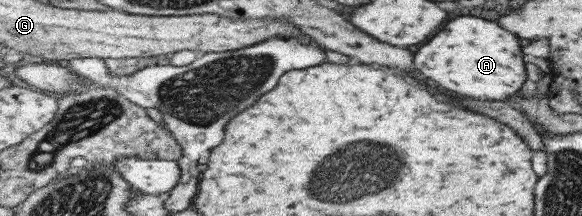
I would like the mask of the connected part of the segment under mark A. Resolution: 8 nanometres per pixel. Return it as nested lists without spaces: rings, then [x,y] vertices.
[[[457,17],[415,53],[417,69],[437,85],[475,99],[507,101],[525,81],[525,67],[515,35],[495,21]]]

